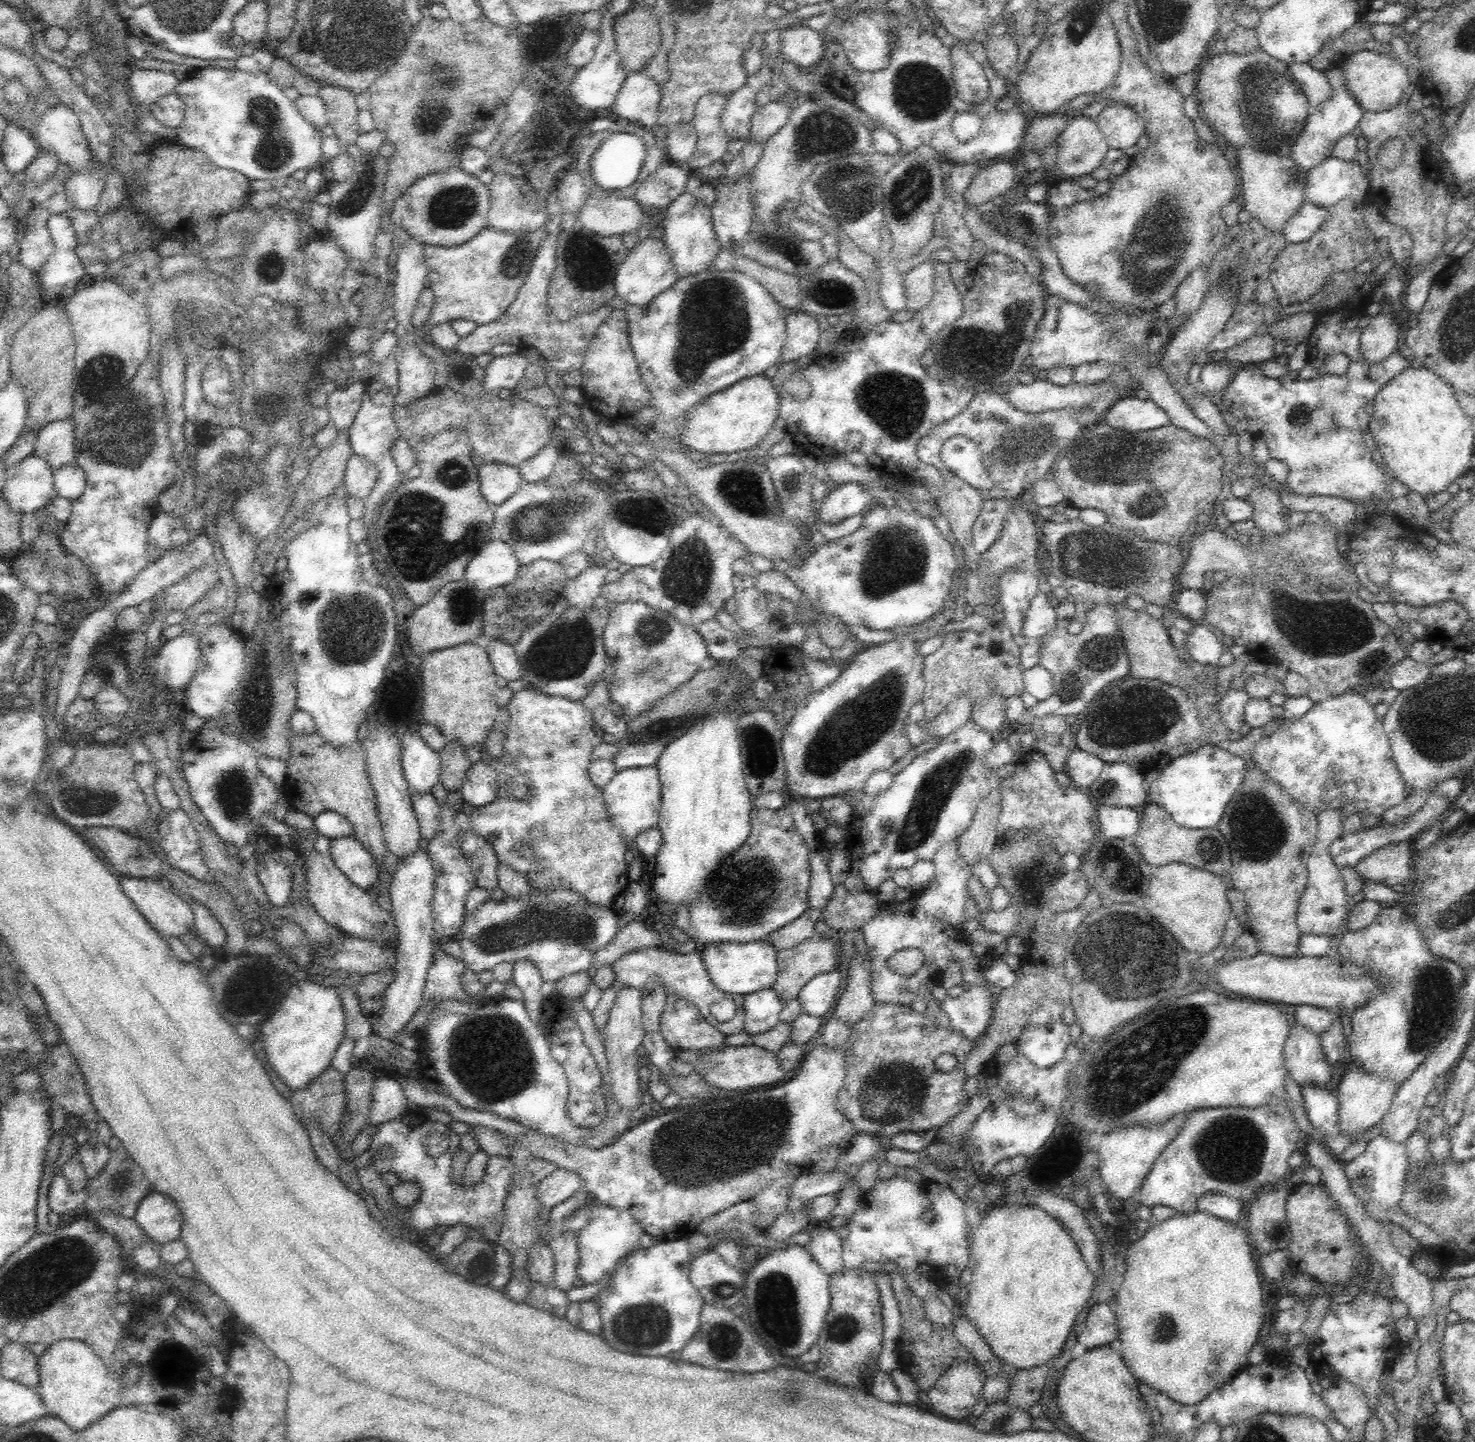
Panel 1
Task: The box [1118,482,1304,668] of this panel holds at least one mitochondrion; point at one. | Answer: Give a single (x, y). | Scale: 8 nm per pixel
(1282, 604)

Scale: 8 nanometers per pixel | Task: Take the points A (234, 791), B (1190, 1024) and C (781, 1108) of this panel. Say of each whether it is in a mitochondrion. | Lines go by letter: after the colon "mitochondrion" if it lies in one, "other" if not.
A: mitochondrion
B: mitochondrion
C: mitochondrion

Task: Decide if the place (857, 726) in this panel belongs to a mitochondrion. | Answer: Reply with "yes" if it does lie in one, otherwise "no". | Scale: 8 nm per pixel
yes

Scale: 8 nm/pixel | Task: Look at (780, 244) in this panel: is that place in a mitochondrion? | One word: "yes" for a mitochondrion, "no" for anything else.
yes

